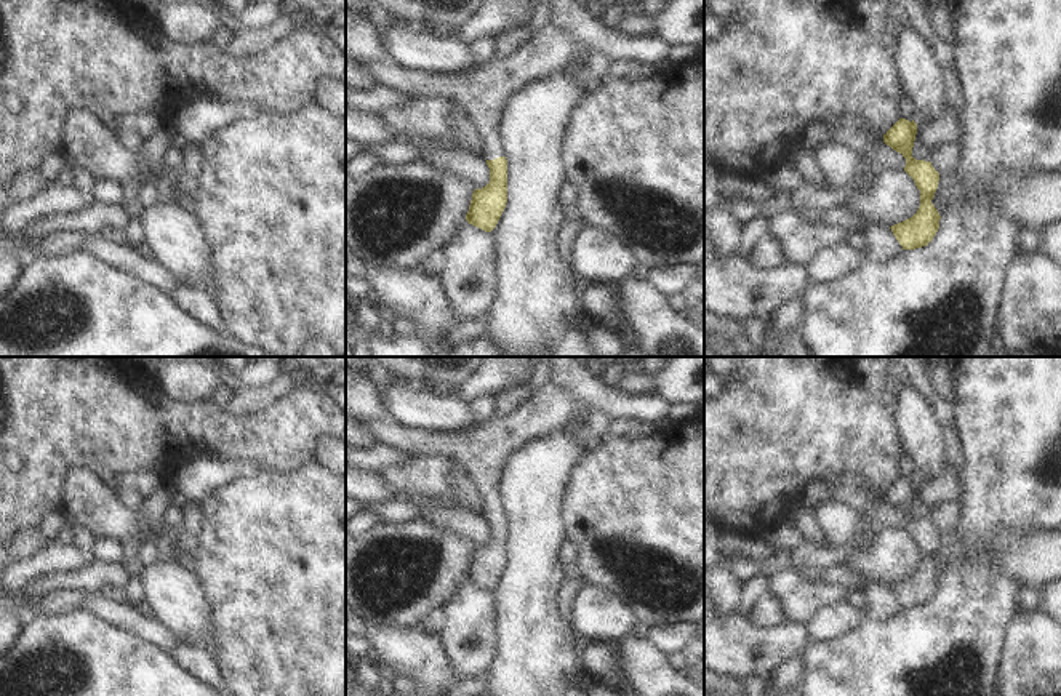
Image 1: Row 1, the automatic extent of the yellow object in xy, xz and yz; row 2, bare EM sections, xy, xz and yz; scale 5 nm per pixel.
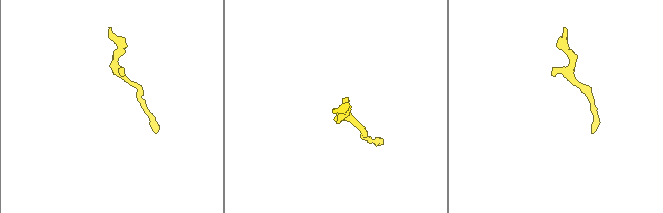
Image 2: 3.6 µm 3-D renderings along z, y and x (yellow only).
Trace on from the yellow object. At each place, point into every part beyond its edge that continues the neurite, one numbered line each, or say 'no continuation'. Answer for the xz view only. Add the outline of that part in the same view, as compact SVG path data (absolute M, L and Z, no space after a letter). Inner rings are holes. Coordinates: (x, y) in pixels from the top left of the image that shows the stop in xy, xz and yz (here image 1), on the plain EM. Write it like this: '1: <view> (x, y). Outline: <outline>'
1: xz (482, 450). Outline: M546 384L530 392L528 398L506 416L493 416L469 429L458 432L424 432L397 426L392 421L358 422L378 445L386 445L408 458L442 458L464 467L469 480L475 485L482 498L483 517L494 518L504 515L499 494L501 470L506 459L522 445L541 438L551 432L559 432L586 405L554 384Z

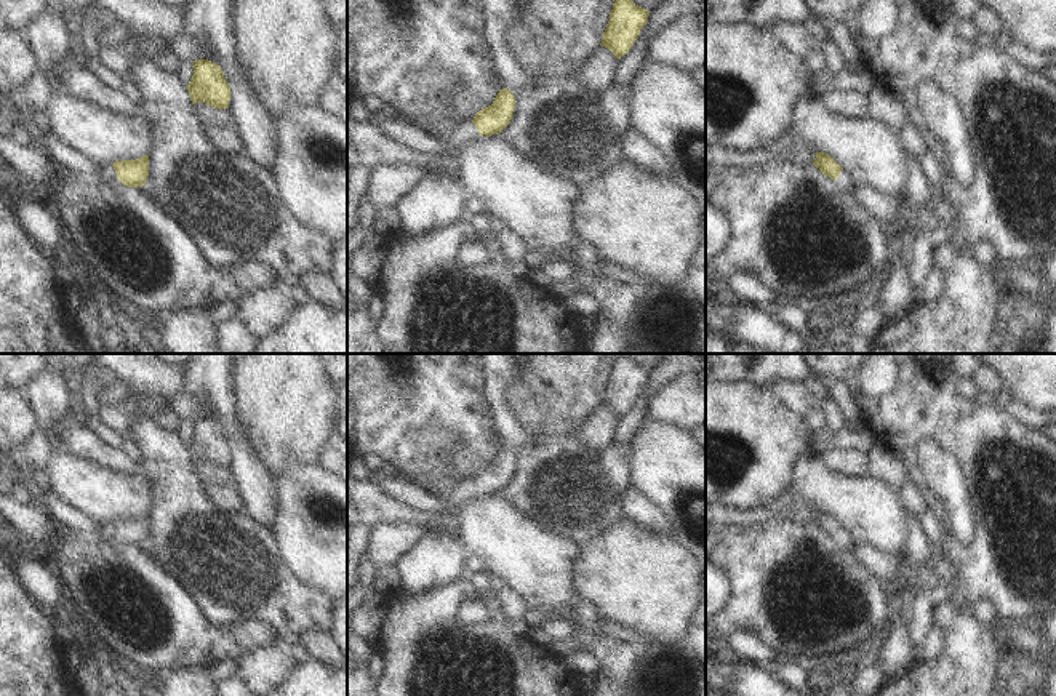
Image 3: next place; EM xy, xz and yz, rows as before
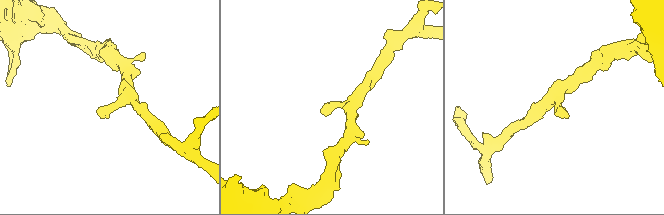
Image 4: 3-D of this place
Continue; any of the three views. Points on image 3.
1: xy (108, 533). Outline: M106 522L101 525L99 531L96 533L101 541L104 542L112 542L112 541L120 541L118 536L117 536L117 531L112 525L112 522Z

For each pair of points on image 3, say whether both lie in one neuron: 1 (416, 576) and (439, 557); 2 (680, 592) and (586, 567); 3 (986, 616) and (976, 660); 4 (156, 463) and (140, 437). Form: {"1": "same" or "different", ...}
{"1": "same", "2": "same", "3": "different", "4": "same"}

